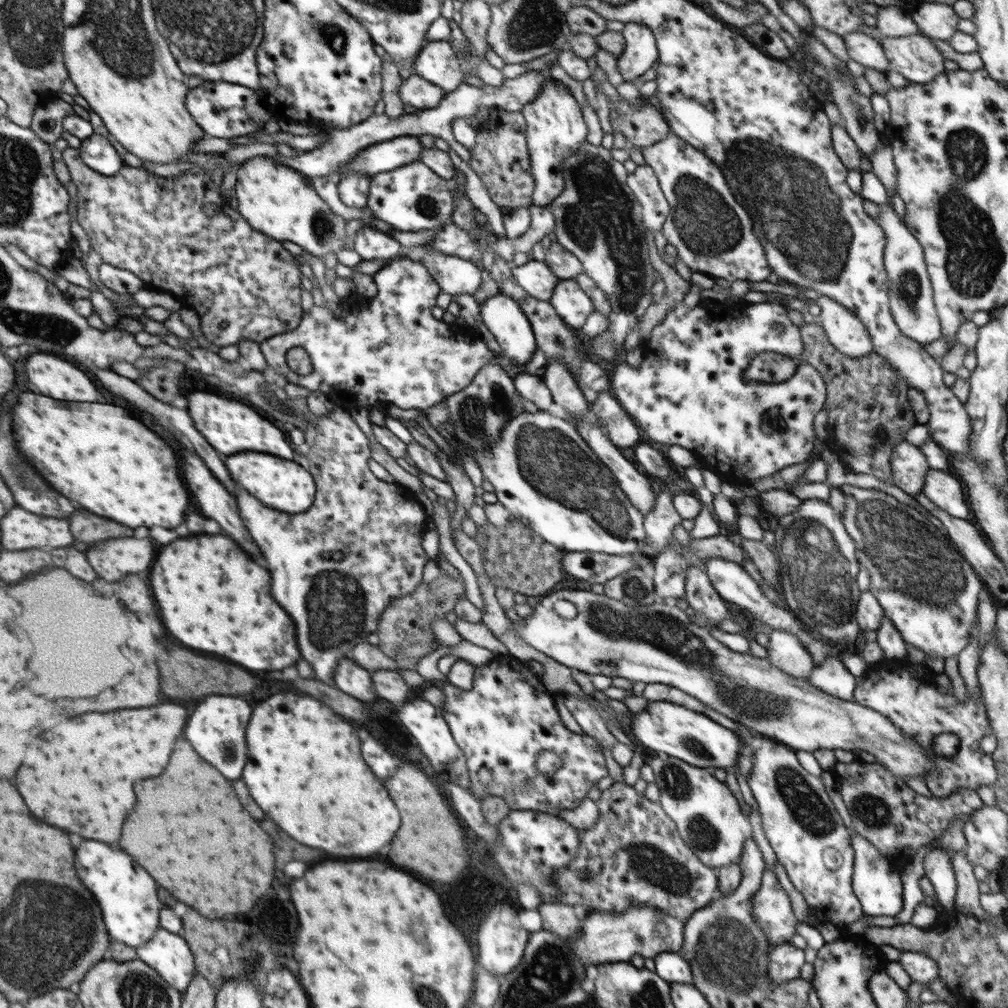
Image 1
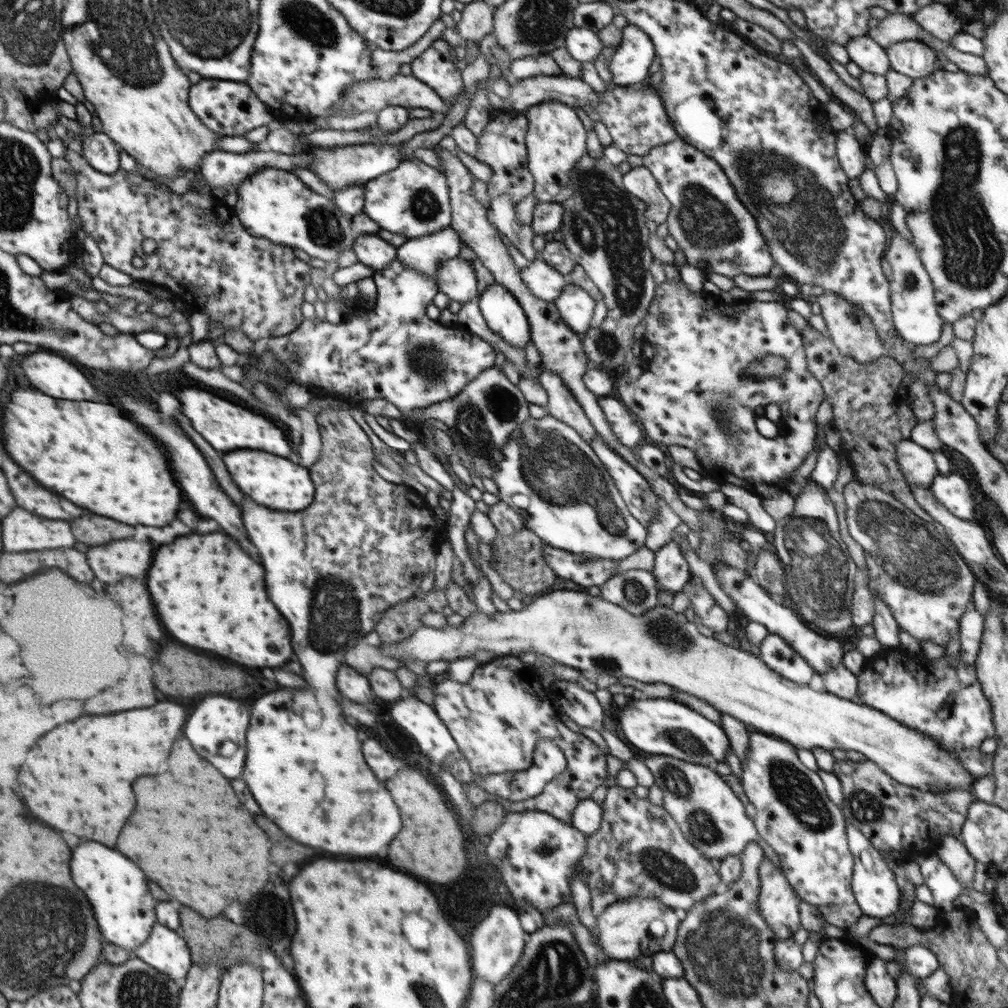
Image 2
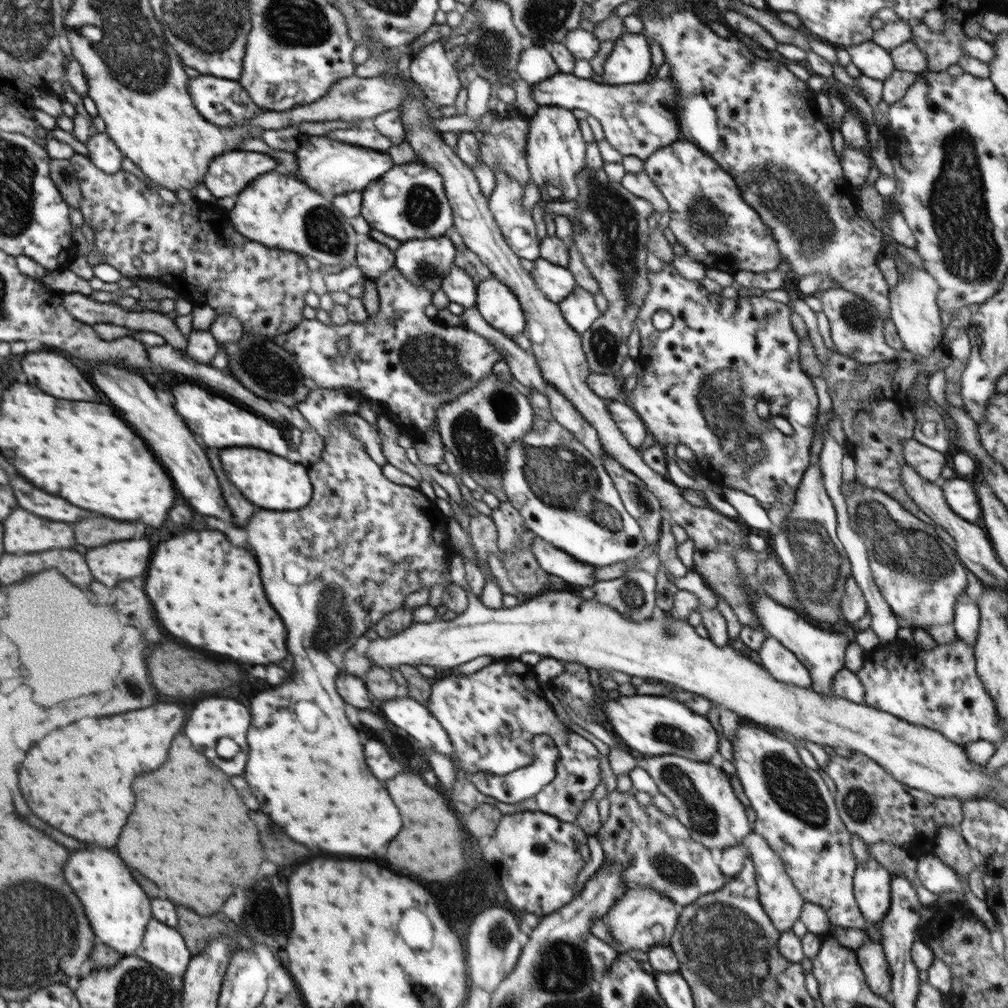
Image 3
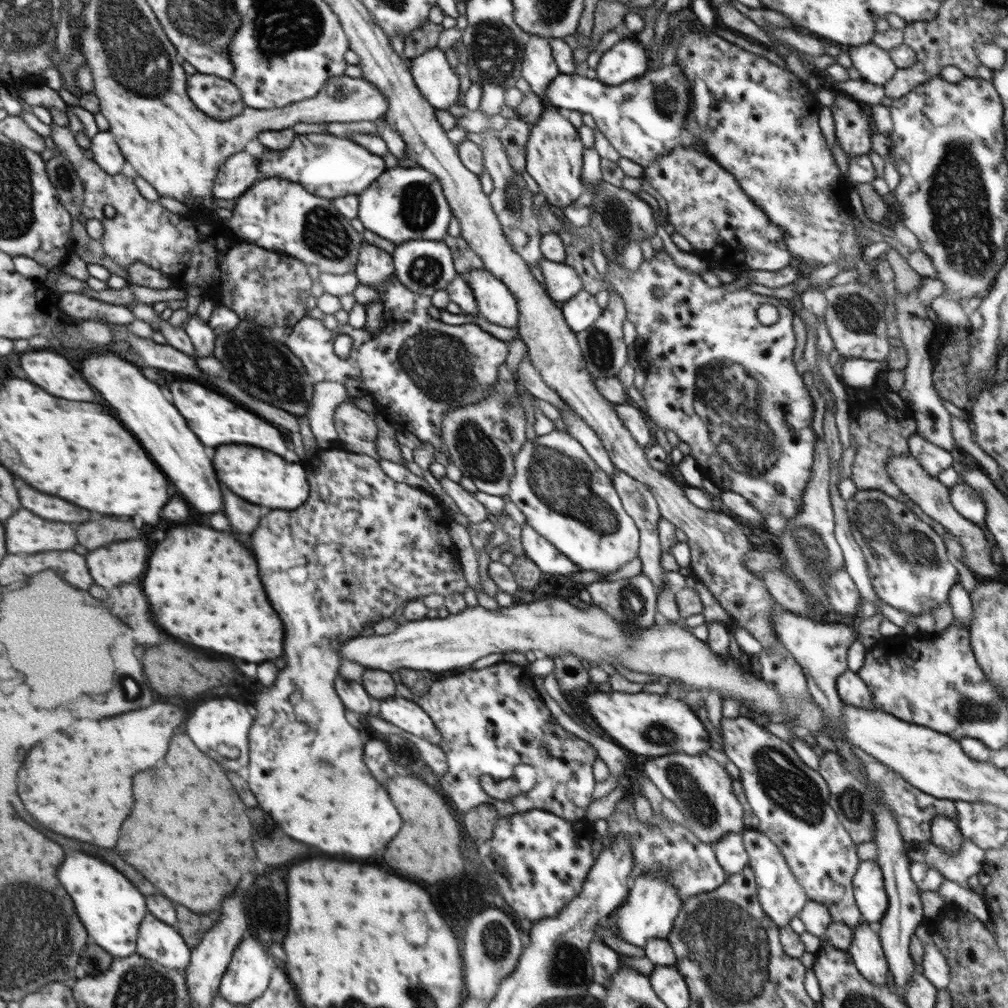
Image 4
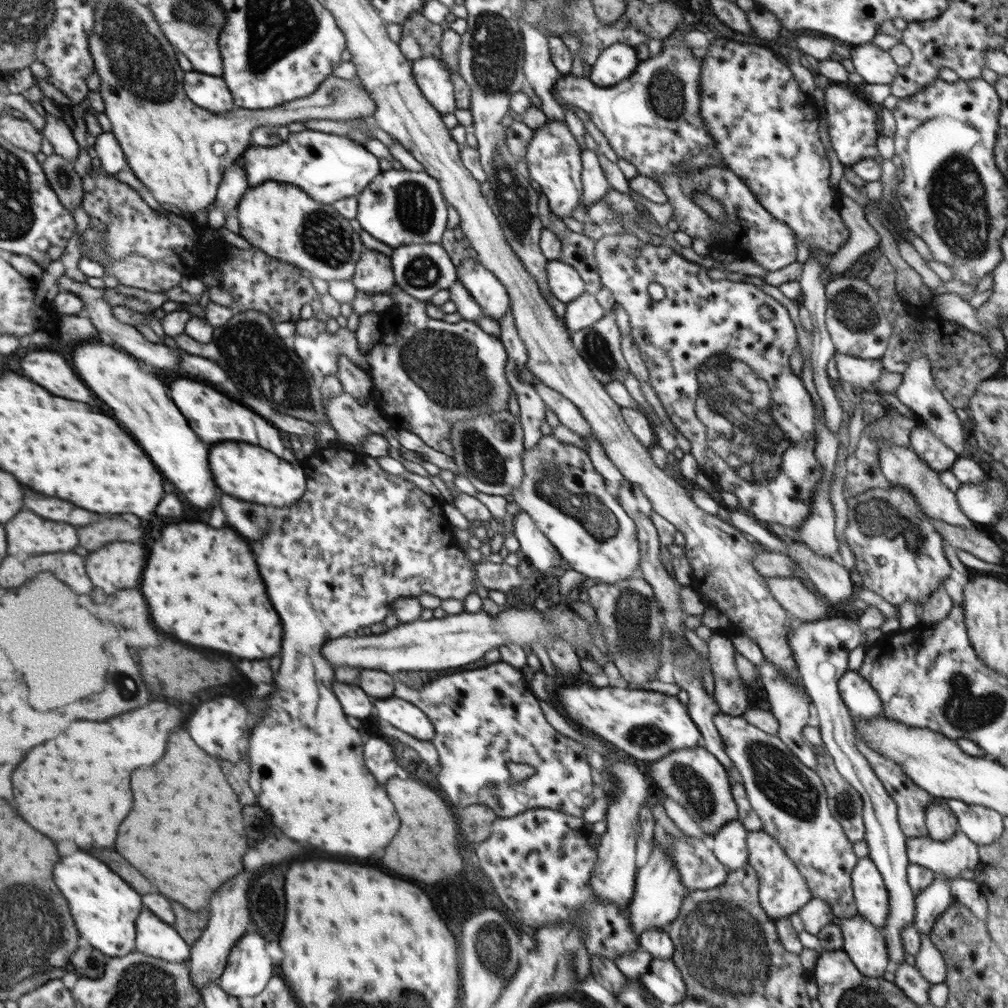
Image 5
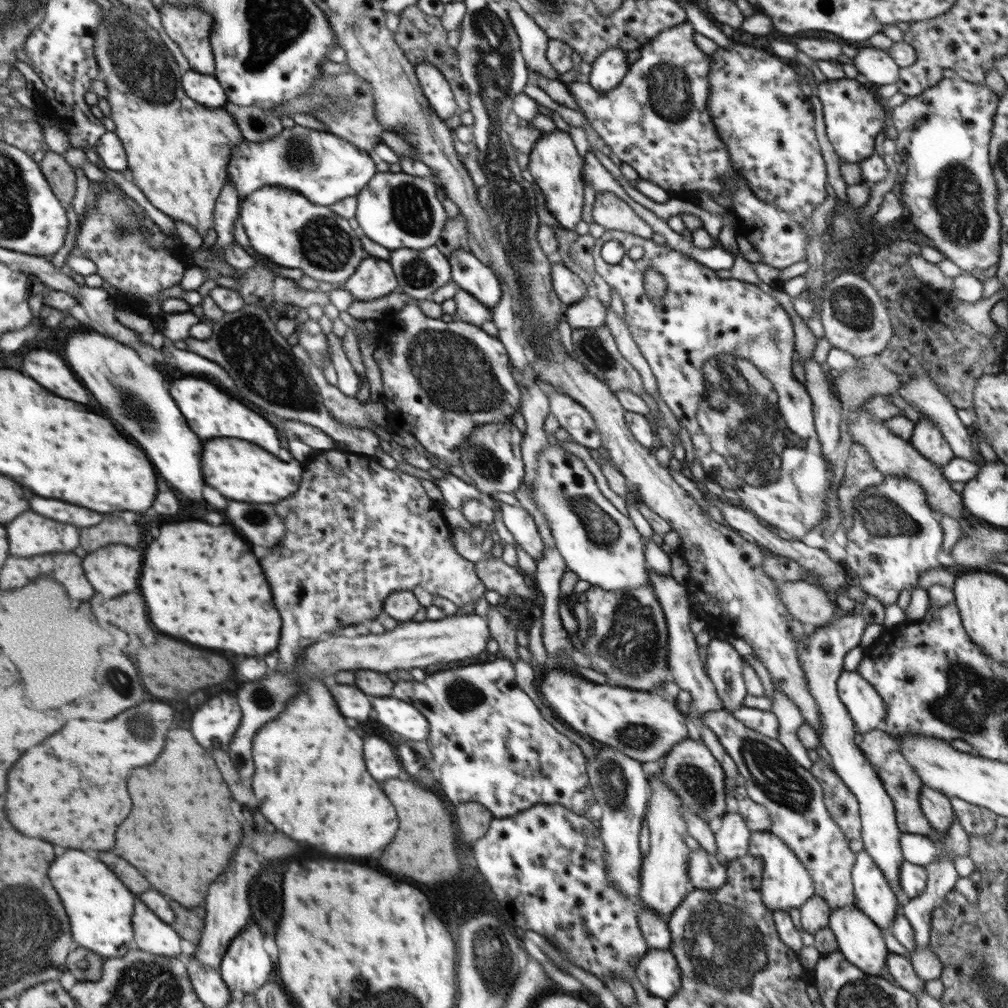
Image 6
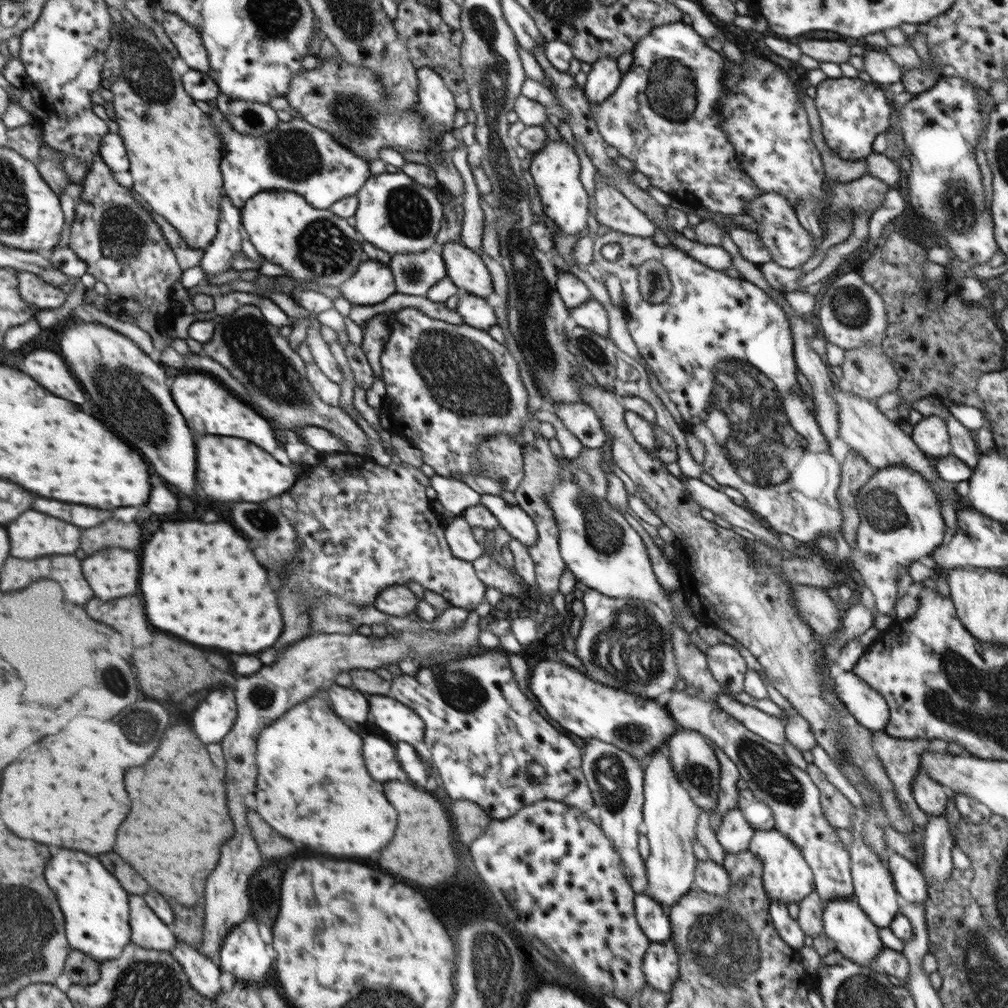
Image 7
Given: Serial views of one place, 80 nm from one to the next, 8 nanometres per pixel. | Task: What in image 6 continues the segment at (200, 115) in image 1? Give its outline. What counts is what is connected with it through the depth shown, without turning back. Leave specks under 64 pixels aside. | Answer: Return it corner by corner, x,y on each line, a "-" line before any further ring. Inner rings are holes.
191,68
182,75
181,83
185,93
202,106
216,109
227,103
226,91
214,75
196,72

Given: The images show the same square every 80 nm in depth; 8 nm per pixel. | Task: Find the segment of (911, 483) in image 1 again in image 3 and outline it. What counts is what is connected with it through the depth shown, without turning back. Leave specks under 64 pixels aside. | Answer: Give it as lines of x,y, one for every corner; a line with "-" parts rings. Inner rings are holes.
910,437
903,444
905,464
909,464
924,480
940,482
941,470
946,464
952,464
950,455
924,446

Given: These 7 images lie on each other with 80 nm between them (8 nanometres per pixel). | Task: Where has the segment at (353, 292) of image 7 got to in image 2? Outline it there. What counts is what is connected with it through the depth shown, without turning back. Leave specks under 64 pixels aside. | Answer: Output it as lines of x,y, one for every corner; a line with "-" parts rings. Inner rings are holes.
377,233
357,234
353,250
358,262
370,266
375,273
397,258
397,248

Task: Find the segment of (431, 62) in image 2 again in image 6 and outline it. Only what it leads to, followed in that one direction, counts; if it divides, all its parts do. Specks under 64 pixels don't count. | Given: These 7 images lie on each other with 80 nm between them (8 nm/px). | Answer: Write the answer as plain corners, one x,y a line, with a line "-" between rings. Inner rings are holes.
430,63
415,65
420,88
433,111
445,122
459,113
459,106
446,77

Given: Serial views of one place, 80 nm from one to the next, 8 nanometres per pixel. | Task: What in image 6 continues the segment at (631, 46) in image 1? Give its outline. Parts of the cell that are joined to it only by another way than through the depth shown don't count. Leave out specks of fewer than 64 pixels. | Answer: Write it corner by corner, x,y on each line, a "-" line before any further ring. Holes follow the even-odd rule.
609,48
604,51
592,64
588,82
595,95
612,90
622,82
628,74
629,63
626,61
626,51
621,48

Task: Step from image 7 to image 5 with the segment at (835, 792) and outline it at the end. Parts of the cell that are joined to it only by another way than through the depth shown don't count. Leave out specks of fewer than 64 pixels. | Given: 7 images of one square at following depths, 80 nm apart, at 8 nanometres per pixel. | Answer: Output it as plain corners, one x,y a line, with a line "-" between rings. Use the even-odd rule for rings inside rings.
829,755
817,756
815,771
828,792
828,804
832,816
840,821
848,840
853,843
865,840
863,800
839,772

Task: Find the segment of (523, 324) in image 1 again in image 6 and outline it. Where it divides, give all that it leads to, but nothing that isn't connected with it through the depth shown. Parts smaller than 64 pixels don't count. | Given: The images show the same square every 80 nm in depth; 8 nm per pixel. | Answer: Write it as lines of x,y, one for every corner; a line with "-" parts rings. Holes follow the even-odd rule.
455,250
448,256
452,281
492,310
502,298
501,283
494,271
466,250

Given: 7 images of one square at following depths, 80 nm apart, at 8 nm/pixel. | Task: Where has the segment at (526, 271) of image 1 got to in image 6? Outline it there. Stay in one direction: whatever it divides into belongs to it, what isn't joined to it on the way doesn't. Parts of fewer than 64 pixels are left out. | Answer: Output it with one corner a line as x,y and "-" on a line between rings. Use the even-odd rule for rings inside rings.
562,263
551,265
552,286
562,303
570,306
588,294
588,288
580,279

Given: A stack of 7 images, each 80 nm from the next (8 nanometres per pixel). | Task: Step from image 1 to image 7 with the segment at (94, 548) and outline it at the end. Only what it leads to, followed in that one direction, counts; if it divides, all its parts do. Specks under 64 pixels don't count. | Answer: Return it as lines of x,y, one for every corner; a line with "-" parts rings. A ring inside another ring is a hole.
106,548
88,556
82,560
82,570
96,598
112,600
138,592
138,556
124,548

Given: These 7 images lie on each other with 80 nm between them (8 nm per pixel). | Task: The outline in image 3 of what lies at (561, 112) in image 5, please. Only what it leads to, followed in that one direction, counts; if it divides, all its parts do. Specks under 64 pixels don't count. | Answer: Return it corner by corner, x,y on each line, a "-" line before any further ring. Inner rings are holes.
534,44
527,45
520,53
516,72
520,74
520,78
533,85
541,80
552,78
559,72
559,66
552,58
547,44
541,46

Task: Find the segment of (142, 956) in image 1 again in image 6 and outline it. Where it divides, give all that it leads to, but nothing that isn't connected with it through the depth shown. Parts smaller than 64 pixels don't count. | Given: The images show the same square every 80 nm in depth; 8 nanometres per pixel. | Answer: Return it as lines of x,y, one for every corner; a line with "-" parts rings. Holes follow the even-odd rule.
140,900
136,902
132,924
136,948
158,956
181,957
178,933

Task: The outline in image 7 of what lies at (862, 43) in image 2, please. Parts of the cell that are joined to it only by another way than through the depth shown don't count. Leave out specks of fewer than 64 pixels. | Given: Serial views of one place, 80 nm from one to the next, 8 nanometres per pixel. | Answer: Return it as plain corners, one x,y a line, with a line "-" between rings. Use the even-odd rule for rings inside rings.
872,49
864,51
862,58
863,71
870,75
875,84
883,87
900,82
902,70
887,52
883,53

